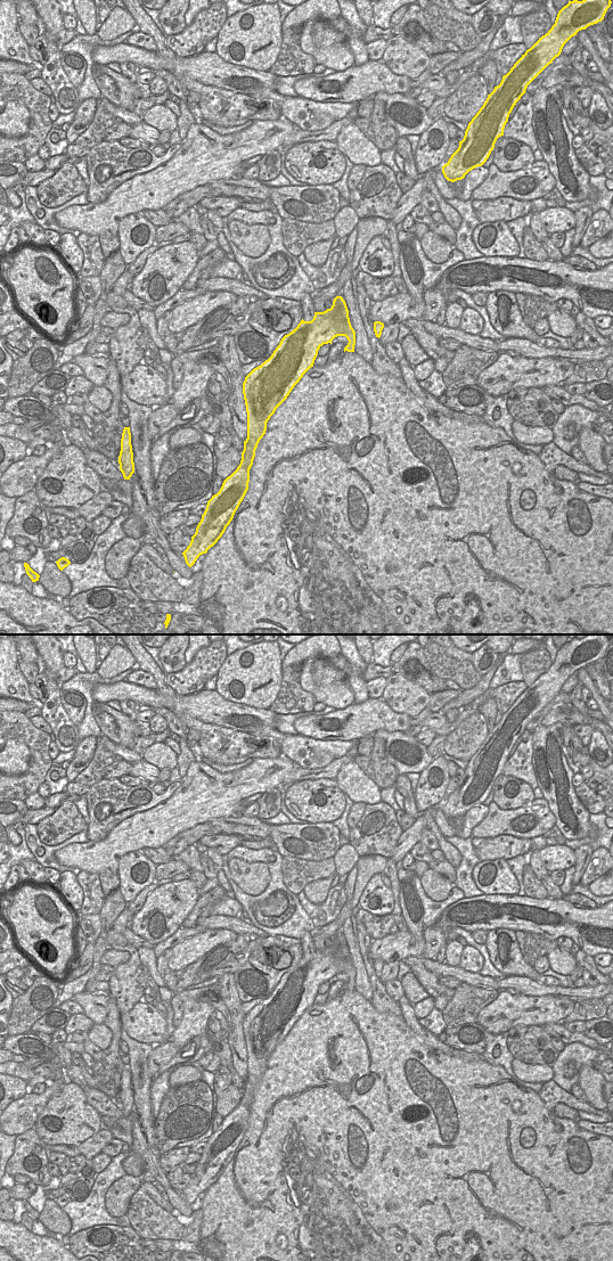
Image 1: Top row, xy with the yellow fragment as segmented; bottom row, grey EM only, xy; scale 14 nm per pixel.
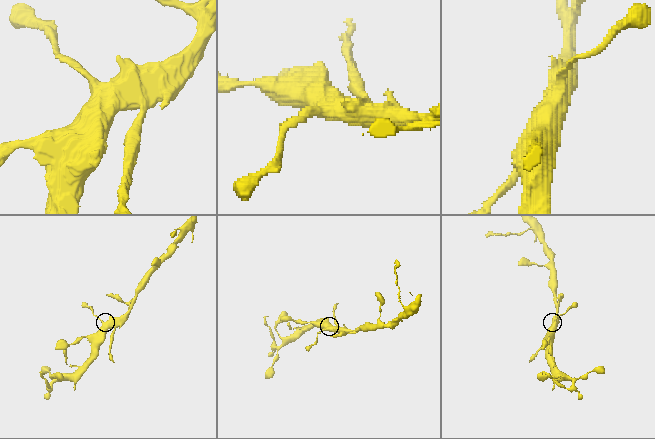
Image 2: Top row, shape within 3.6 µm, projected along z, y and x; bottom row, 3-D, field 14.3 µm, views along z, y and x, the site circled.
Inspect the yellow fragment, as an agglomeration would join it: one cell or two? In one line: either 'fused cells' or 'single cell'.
fused cells

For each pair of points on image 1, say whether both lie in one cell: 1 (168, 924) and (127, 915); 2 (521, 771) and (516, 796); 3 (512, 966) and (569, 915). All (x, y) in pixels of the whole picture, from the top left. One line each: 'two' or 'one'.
1: two
2: two
3: two

